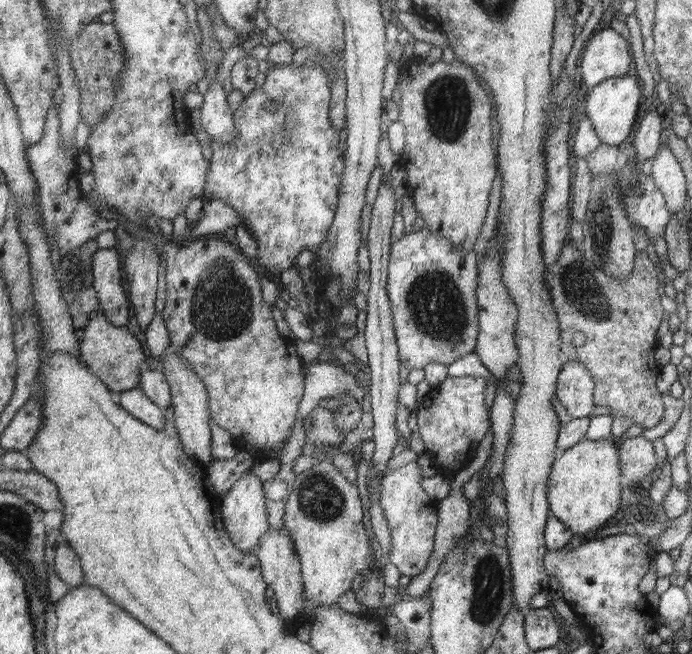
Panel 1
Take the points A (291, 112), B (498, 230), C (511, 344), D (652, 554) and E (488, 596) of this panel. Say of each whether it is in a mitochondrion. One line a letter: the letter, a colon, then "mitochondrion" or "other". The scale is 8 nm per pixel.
A: mitochondrion
B: other
C: other
D: other
E: mitochondrion

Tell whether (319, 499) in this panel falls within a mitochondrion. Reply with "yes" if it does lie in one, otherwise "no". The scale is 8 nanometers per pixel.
yes

